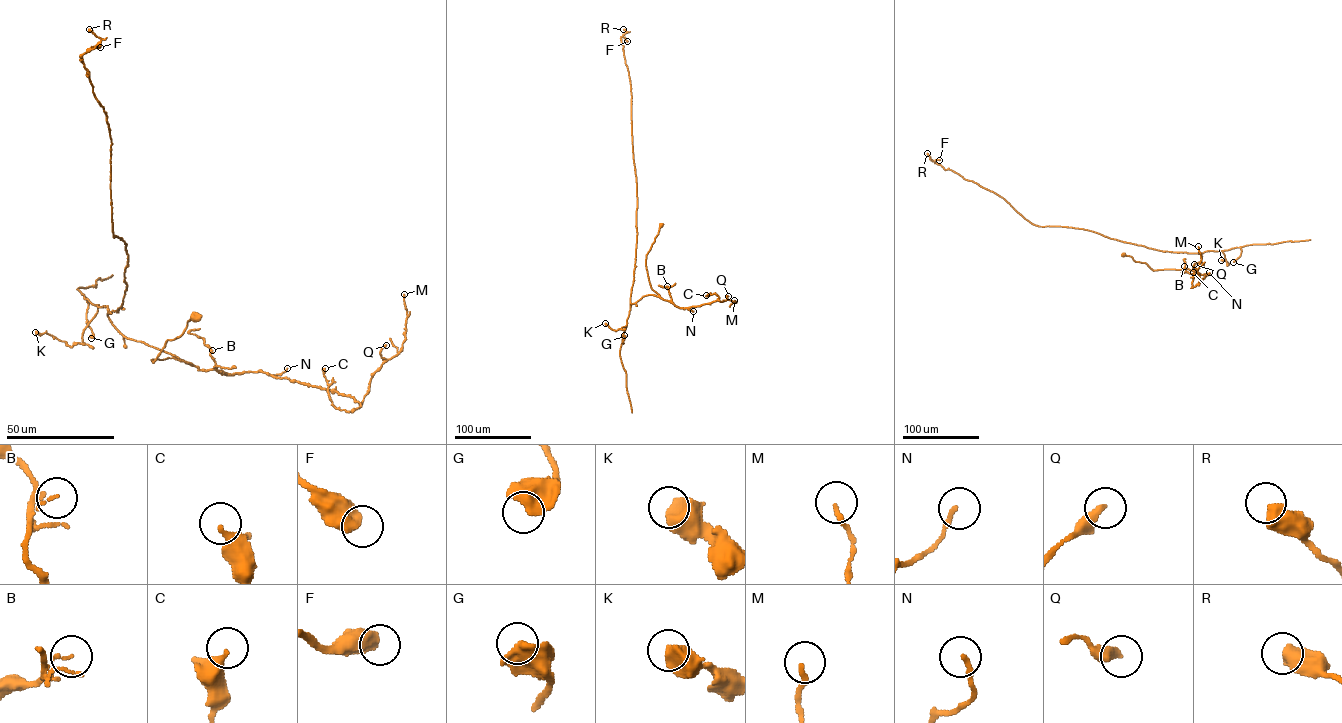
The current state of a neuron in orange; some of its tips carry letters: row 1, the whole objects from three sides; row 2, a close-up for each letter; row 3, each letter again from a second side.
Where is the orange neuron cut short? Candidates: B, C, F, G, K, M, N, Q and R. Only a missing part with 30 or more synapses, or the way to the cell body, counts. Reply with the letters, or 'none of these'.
none of these

